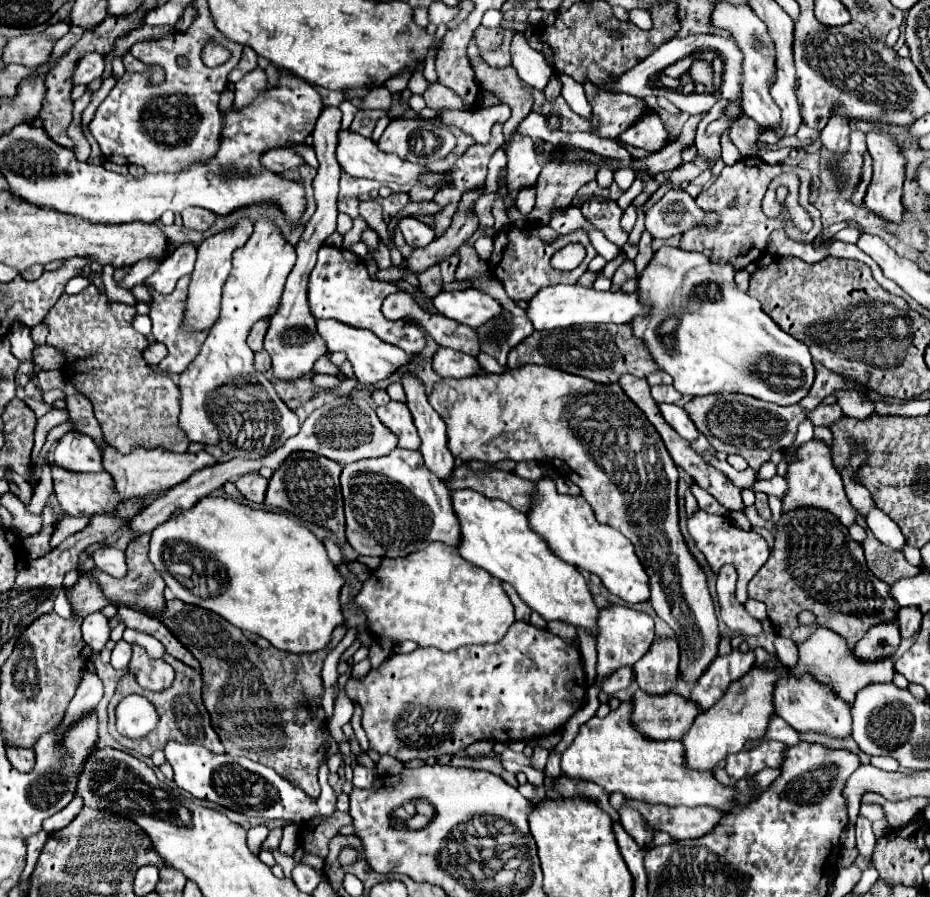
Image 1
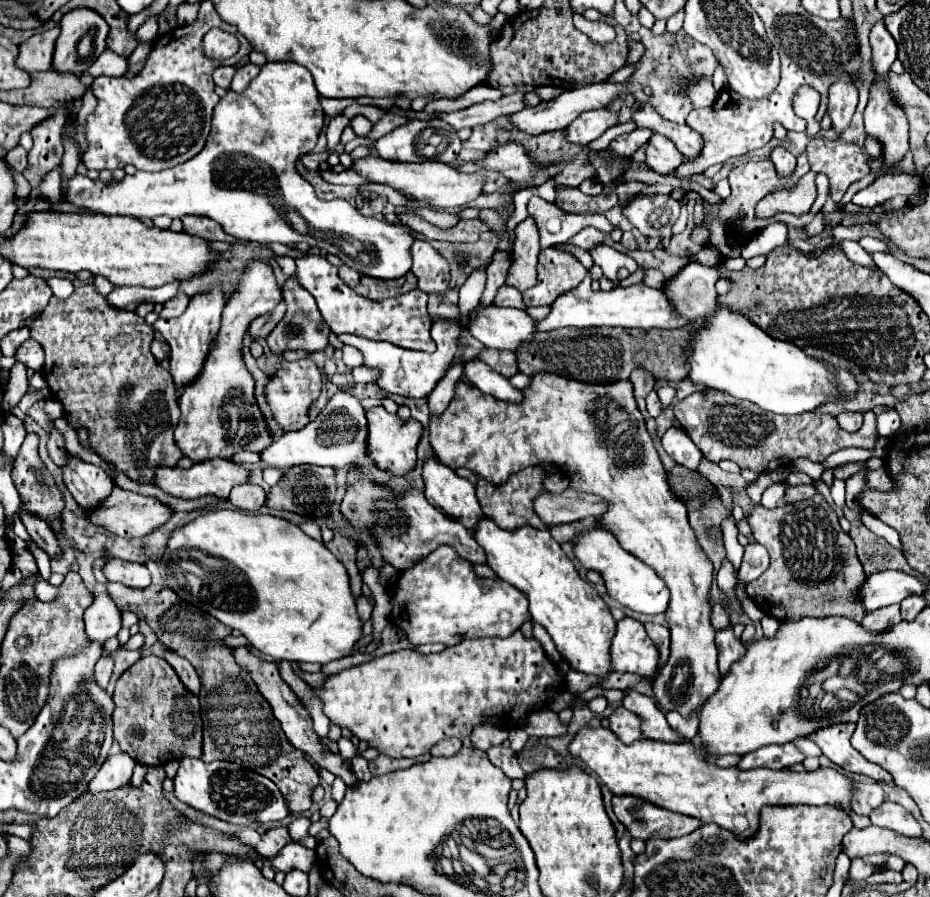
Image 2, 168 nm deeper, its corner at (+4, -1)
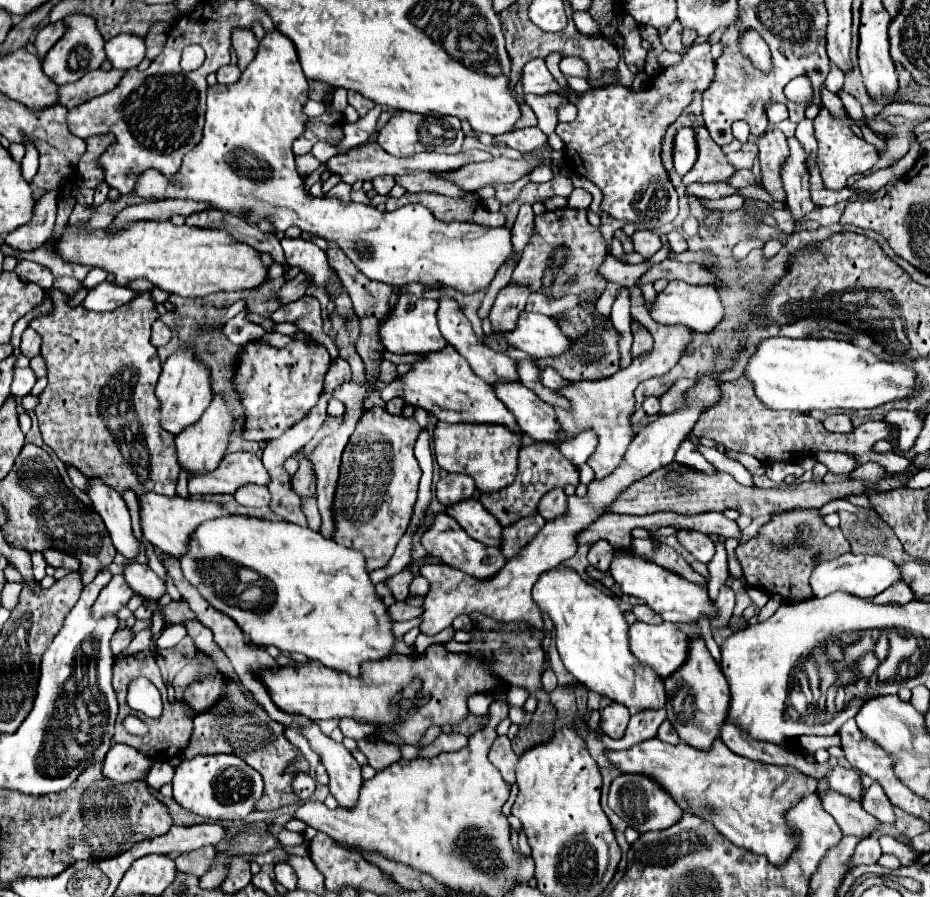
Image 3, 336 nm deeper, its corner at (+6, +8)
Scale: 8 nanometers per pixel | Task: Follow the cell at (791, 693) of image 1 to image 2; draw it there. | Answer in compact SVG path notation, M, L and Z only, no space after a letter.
M833 723L827 727L821 727L807 735L809 741L817 743L825 757L829 757L835 765L851 771L851 773L863 773L877 781L891 783L891 775L881 769L879 765L867 761L861 753L855 753L853 745L849 743L851 733L855 731L855 723Z

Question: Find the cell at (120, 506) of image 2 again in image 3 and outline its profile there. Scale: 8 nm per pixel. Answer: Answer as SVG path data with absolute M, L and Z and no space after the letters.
M147 492L139 498L139 508L141 508L141 530L143 536L157 546L159 550L173 554L175 558L179 558L181 554L187 552L189 540L195 532L195 528L205 522L205 520L213 520L213 518L221 518L221 516L231 516L231 512L227 512L221 504L217 502L207 502L207 500L183 500L179 496L175 498L167 498L167 496L159 496L153 492Z

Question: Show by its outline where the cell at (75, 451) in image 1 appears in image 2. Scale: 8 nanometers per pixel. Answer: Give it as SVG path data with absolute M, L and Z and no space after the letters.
M69 453L61 471L73 499L83 507L95 507L111 493L111 477L99 465L85 463L77 455Z

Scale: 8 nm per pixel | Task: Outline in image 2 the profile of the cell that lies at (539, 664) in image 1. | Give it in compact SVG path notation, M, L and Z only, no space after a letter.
M521 631L513 633L507 639L495 639L495 637L493 639L467 639L467 641L461 641L459 645L455 645L455 647L447 647L441 653L431 653L431 655L421 655L421 653L415 653L415 651L409 651L409 649L387 653L383 657L375 657L375 659L371 659L367 663L361 663L361 665L355 665L351 669L345 669L341 673L337 673L337 675L331 675L331 677L327 677L327 681L325 681L325 685L321 689L315 689L315 693L323 699L323 713L335 725L349 729L359 741L365 741L369 747L377 749L381 755L391 755L395 759L399 759L399 757L419 757L419 755L427 753L435 743L443 741L443 739L457 737L457 739L463 741L463 739L467 739L471 735L471 731L477 725L495 725L495 727L505 729L505 731L519 729L535 709L549 707L551 701L555 699L555 695L559 695L563 691L567 691L567 679L565 679L565 675L547 657L547 653L543 651L543 647L541 647L539 641L533 639L533 637L531 639L525 637Z

